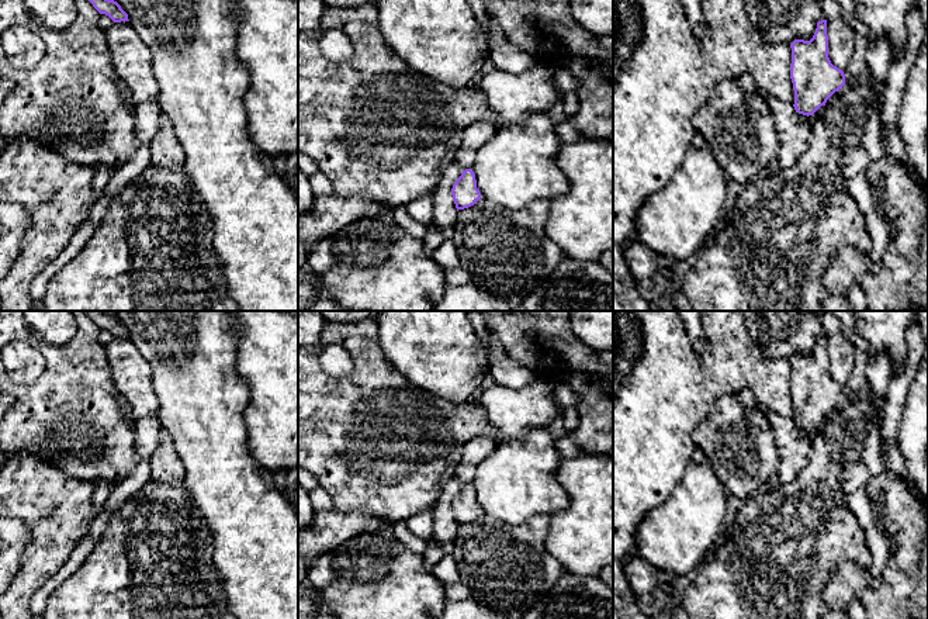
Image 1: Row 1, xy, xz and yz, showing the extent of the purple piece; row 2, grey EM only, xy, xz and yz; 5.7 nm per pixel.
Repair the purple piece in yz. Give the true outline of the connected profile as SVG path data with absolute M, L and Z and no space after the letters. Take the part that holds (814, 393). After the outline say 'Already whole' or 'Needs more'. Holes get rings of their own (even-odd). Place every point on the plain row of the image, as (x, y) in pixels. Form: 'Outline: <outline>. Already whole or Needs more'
Outline: M827 335L817 338L810 356L794 355L790 394L794 405L794 425L807 436L820 428L827 415L845 400L845 390L828 373Z. Needs more

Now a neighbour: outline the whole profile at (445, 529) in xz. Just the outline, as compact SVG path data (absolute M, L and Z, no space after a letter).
M453 476L444 485L439 499L432 506L433 539L439 542L453 543L457 536L457 523L451 511L451 504L461 488L461 481Z

